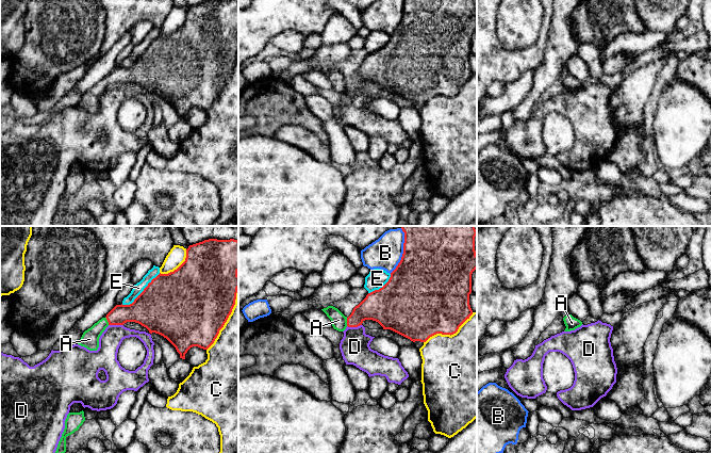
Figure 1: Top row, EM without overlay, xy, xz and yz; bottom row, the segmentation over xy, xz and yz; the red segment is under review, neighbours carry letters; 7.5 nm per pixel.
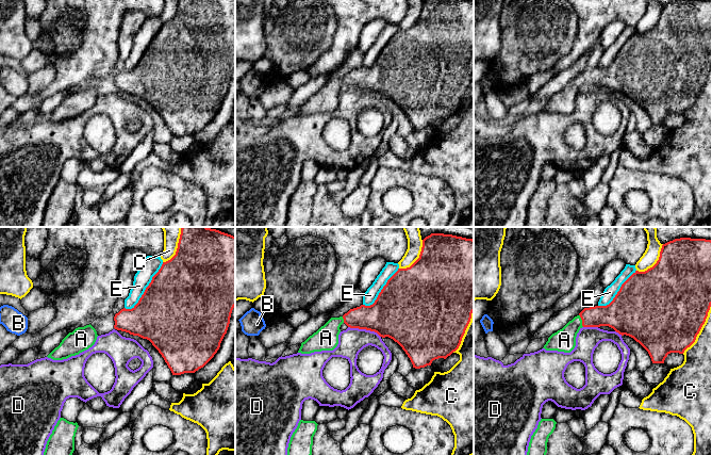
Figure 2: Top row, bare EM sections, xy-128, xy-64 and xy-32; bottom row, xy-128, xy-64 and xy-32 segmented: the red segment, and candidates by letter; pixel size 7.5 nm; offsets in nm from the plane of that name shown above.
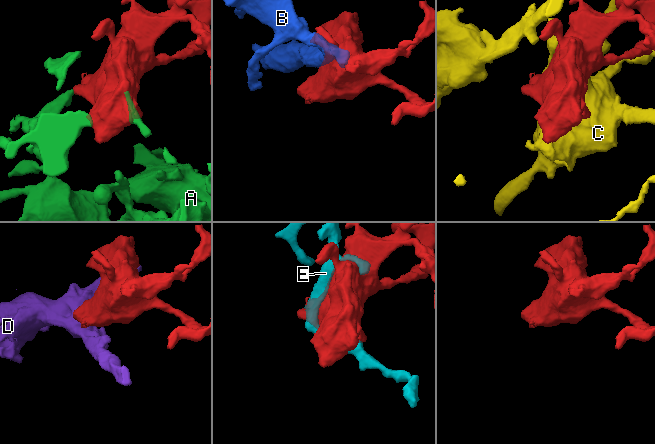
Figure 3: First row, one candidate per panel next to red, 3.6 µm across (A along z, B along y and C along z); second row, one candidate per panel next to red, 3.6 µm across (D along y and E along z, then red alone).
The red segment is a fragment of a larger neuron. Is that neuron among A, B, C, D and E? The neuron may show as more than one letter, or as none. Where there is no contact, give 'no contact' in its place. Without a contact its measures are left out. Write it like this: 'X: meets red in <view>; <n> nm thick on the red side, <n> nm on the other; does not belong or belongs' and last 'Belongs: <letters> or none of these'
A: meets red in xz; 220 nm thick on the red side, 110 nm on the other; belongs
B: meets red in xz; 500 nm thick on the red side, 240 nm on the other; does not belong
C: meets red in xz; 460 nm thick on the red side, 480 nm on the other; does not belong
D: meets red in xy; 220 nm thick on the red side, 160 nm on the other; does not belong
E: meets red in xy; 480 nm thick on the red side, 80 nm on the other; does not belong
Belongs: A

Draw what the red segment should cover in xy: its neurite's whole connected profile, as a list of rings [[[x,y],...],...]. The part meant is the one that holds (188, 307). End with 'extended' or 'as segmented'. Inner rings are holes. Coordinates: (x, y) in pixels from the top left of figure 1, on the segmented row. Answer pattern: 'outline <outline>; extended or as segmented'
outline [[[209,239],[189,245],[185,261],[173,272],[159,274],[130,305],[116,305],[105,318],[85,330],[78,342],[89,351],[97,351],[99,338],[109,325],[123,325],[135,322],[146,327],[150,334],[155,333],[166,338],[185,359],[185,354],[193,346],[208,350],[217,338],[235,305],[238,289],[238,241]]]; extended

